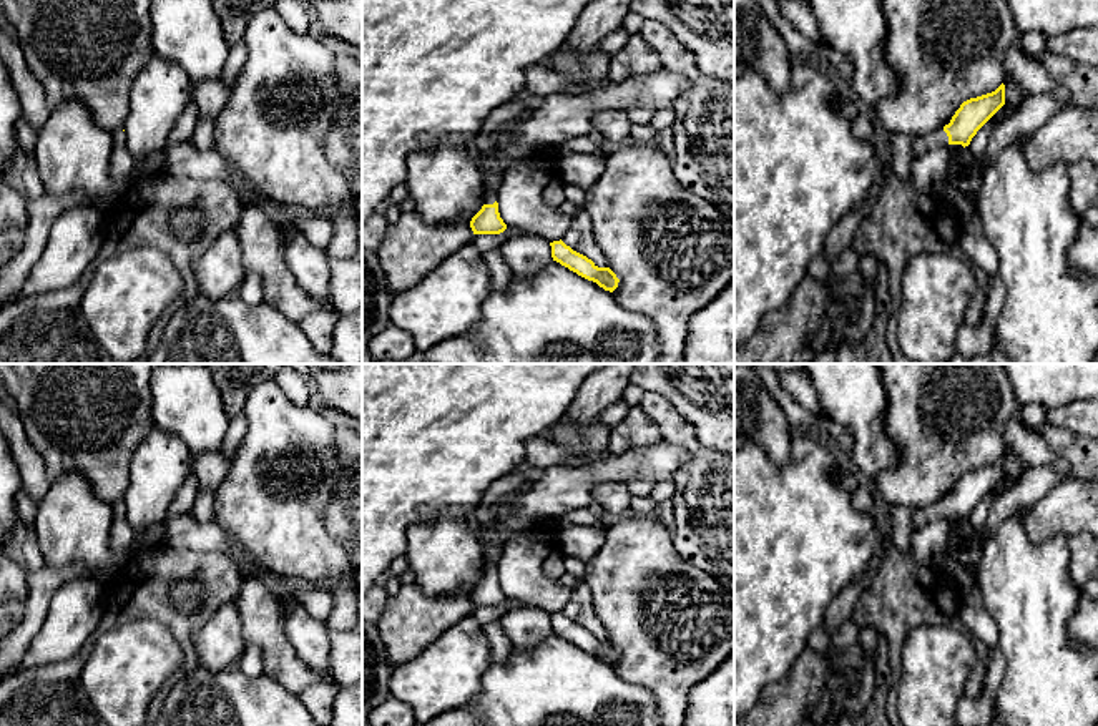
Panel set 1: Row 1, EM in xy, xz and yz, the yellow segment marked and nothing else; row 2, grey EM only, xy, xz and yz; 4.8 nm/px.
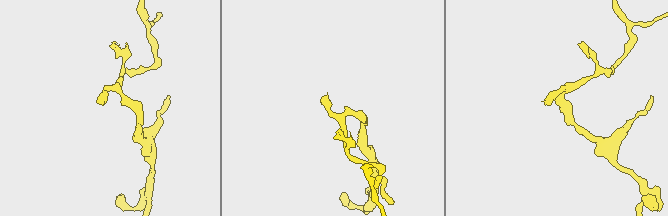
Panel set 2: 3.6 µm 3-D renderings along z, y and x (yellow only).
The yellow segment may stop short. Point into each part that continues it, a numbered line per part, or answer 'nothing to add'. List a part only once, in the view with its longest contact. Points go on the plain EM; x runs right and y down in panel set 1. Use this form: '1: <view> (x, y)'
1: yz (921, 517)

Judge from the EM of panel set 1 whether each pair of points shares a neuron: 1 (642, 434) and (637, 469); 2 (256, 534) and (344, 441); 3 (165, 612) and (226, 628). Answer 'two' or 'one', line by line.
1: two
2: two
3: two

